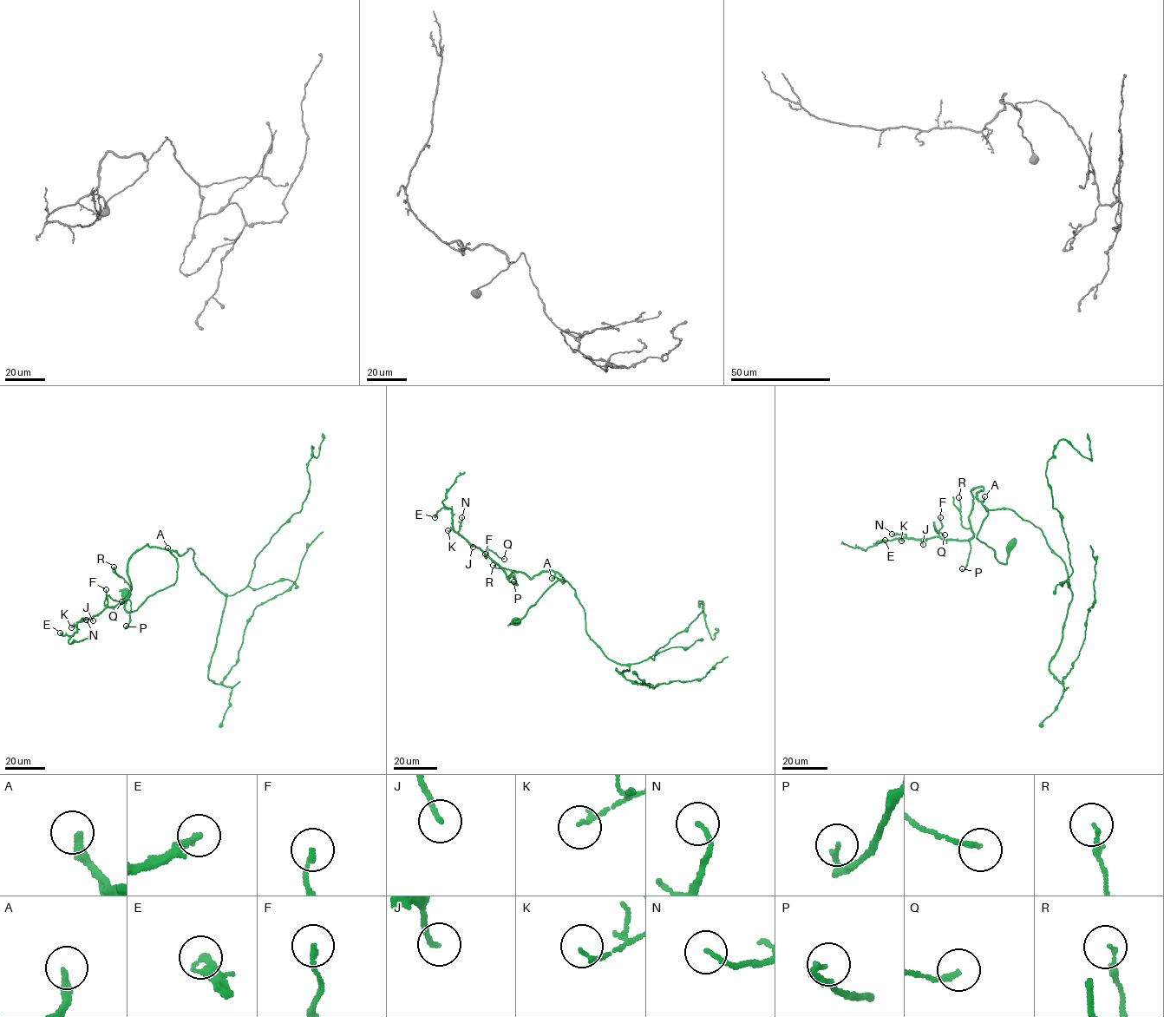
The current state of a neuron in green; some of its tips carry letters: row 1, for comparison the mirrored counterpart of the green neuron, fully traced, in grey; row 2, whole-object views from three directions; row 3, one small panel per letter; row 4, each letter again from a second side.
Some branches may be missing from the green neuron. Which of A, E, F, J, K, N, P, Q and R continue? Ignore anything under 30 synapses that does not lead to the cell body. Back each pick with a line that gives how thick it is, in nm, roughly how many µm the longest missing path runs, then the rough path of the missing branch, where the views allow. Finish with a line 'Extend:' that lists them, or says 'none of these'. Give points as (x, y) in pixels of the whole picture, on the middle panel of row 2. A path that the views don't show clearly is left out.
Extend: none of these

